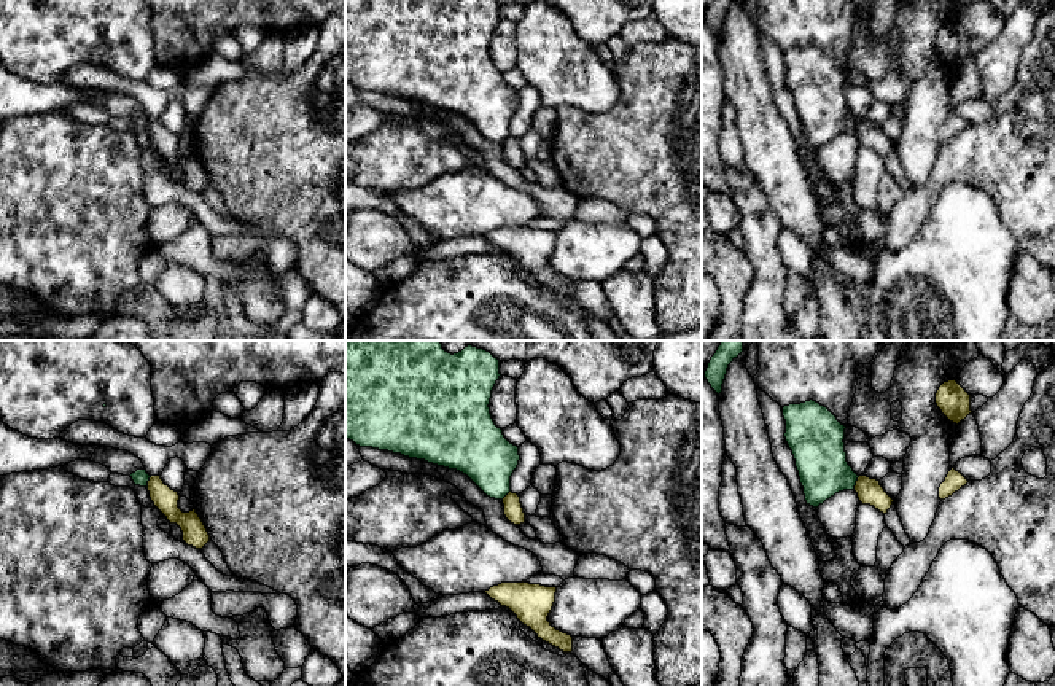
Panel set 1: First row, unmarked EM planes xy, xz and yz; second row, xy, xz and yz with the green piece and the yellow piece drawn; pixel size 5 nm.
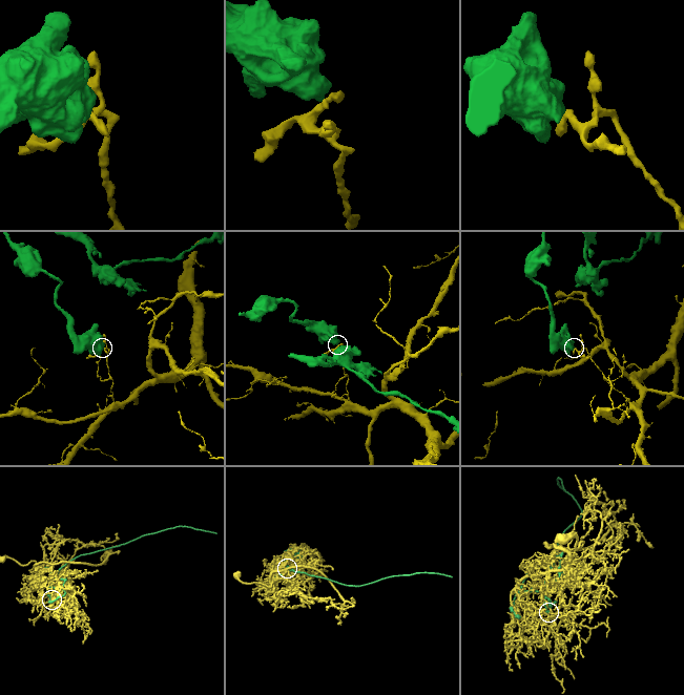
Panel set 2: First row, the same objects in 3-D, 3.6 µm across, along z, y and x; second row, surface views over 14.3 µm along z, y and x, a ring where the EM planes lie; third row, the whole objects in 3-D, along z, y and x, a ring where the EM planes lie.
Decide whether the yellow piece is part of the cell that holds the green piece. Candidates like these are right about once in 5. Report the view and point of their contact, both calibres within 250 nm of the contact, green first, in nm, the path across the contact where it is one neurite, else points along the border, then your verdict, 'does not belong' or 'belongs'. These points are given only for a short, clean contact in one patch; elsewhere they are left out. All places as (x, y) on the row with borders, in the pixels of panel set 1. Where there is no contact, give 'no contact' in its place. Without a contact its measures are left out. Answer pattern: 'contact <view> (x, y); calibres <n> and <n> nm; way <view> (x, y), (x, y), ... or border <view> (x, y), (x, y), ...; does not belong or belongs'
contact yz (855, 483); calibres 260 and 130 nm; border yz (860, 476), (853, 489); does not belong

